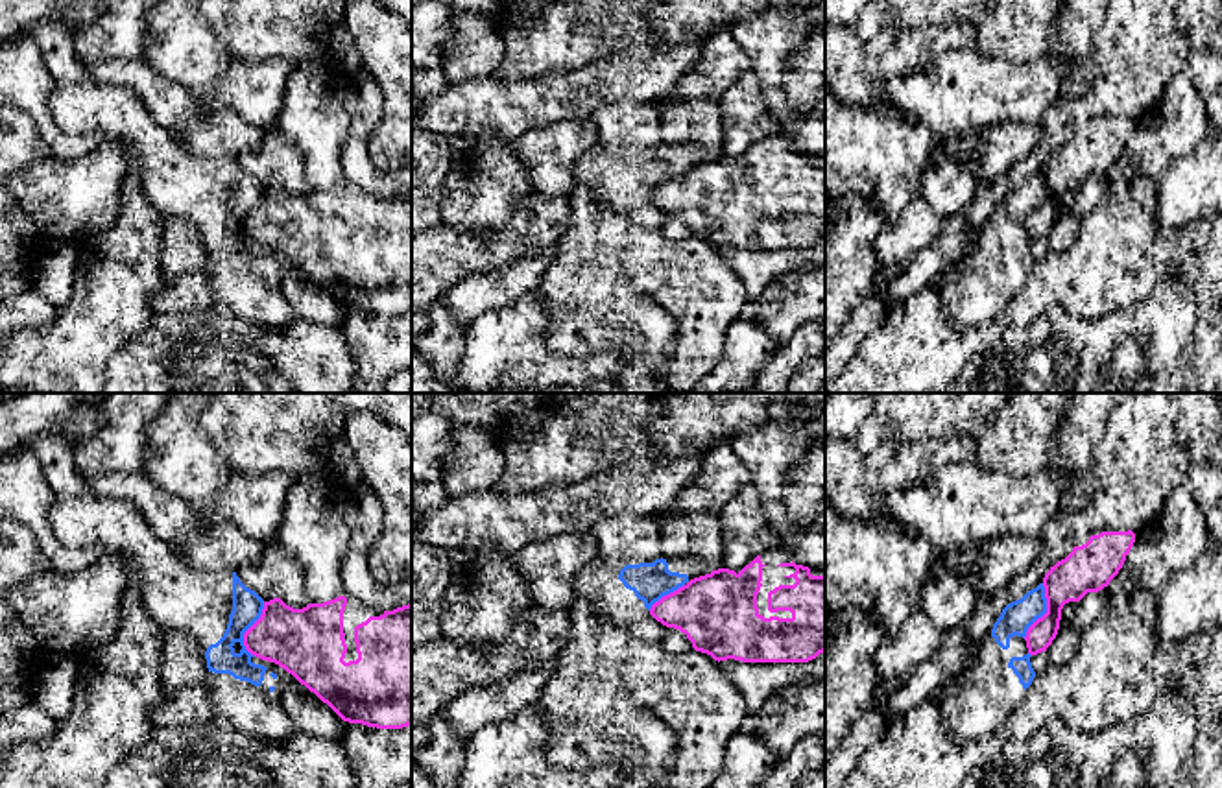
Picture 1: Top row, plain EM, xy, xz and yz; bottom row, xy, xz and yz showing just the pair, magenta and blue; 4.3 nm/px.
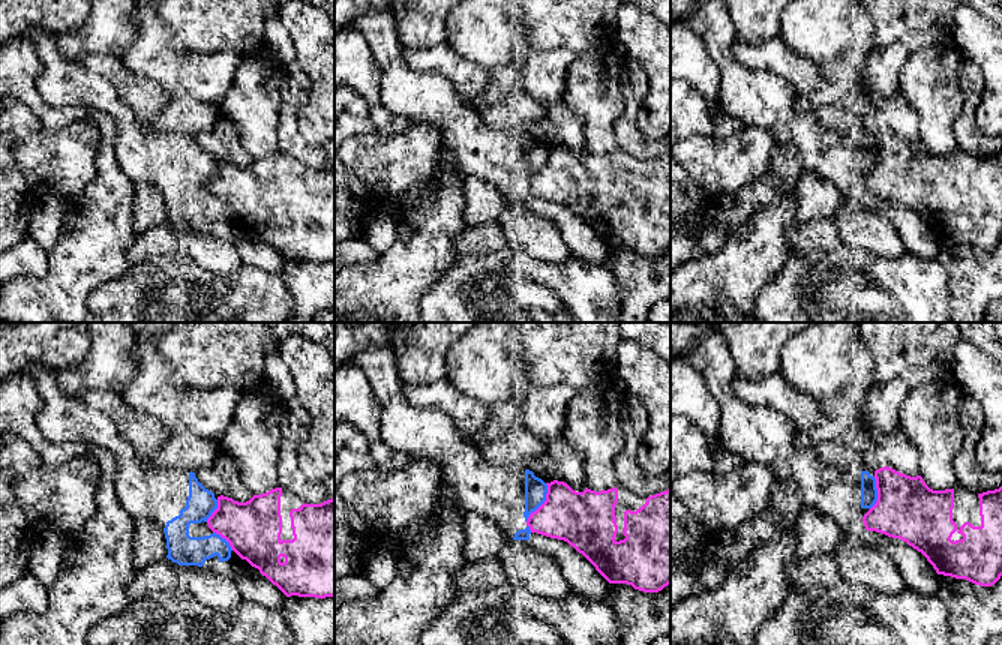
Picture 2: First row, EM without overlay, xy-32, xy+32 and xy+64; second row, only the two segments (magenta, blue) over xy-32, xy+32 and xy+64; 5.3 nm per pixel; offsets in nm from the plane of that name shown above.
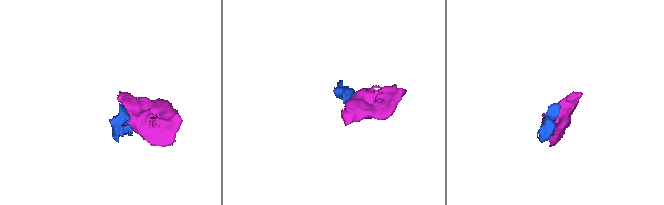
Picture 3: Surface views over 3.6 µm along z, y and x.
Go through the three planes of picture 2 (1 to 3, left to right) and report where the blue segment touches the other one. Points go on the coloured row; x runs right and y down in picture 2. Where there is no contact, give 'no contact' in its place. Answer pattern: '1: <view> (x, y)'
1: xy-32 (224, 537)
2: xy+32 (543, 503)
3: xy+64 (878, 494)

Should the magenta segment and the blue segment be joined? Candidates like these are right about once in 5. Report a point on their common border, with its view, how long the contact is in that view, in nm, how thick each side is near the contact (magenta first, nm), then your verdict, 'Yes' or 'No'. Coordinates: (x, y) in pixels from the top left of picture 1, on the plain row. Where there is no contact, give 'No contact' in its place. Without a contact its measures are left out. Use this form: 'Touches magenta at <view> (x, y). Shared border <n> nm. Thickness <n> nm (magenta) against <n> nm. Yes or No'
Touches magenta at xy (248, 216). Shared border 240 nm. Thickness 280 nm (magenta) against 130 nm. No

